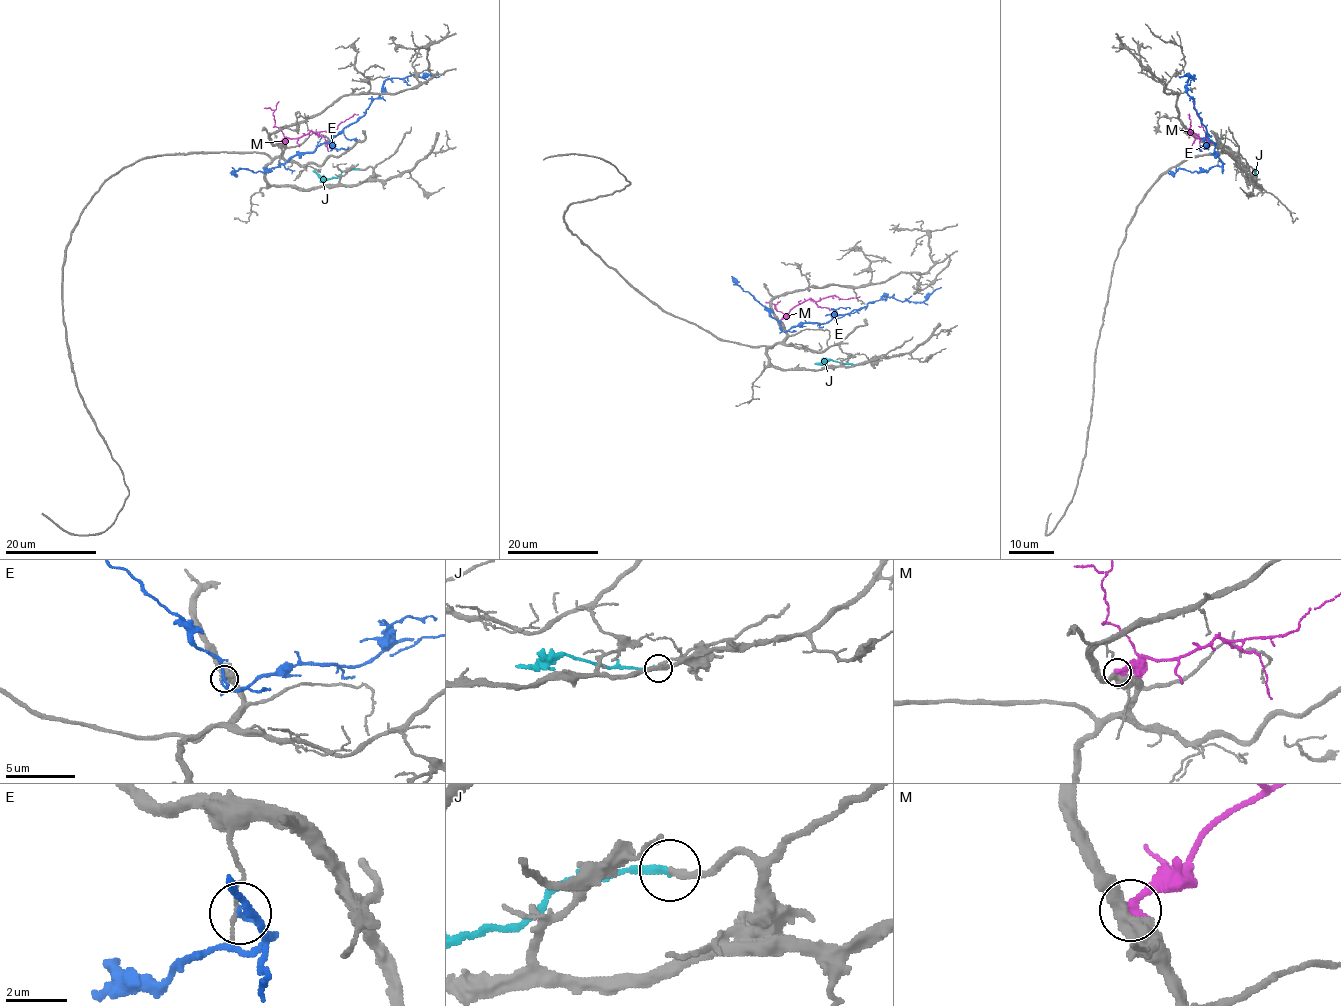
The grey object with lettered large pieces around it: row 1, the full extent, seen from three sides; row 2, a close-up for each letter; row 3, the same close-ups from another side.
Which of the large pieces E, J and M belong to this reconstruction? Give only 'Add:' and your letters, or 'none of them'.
Add: J

